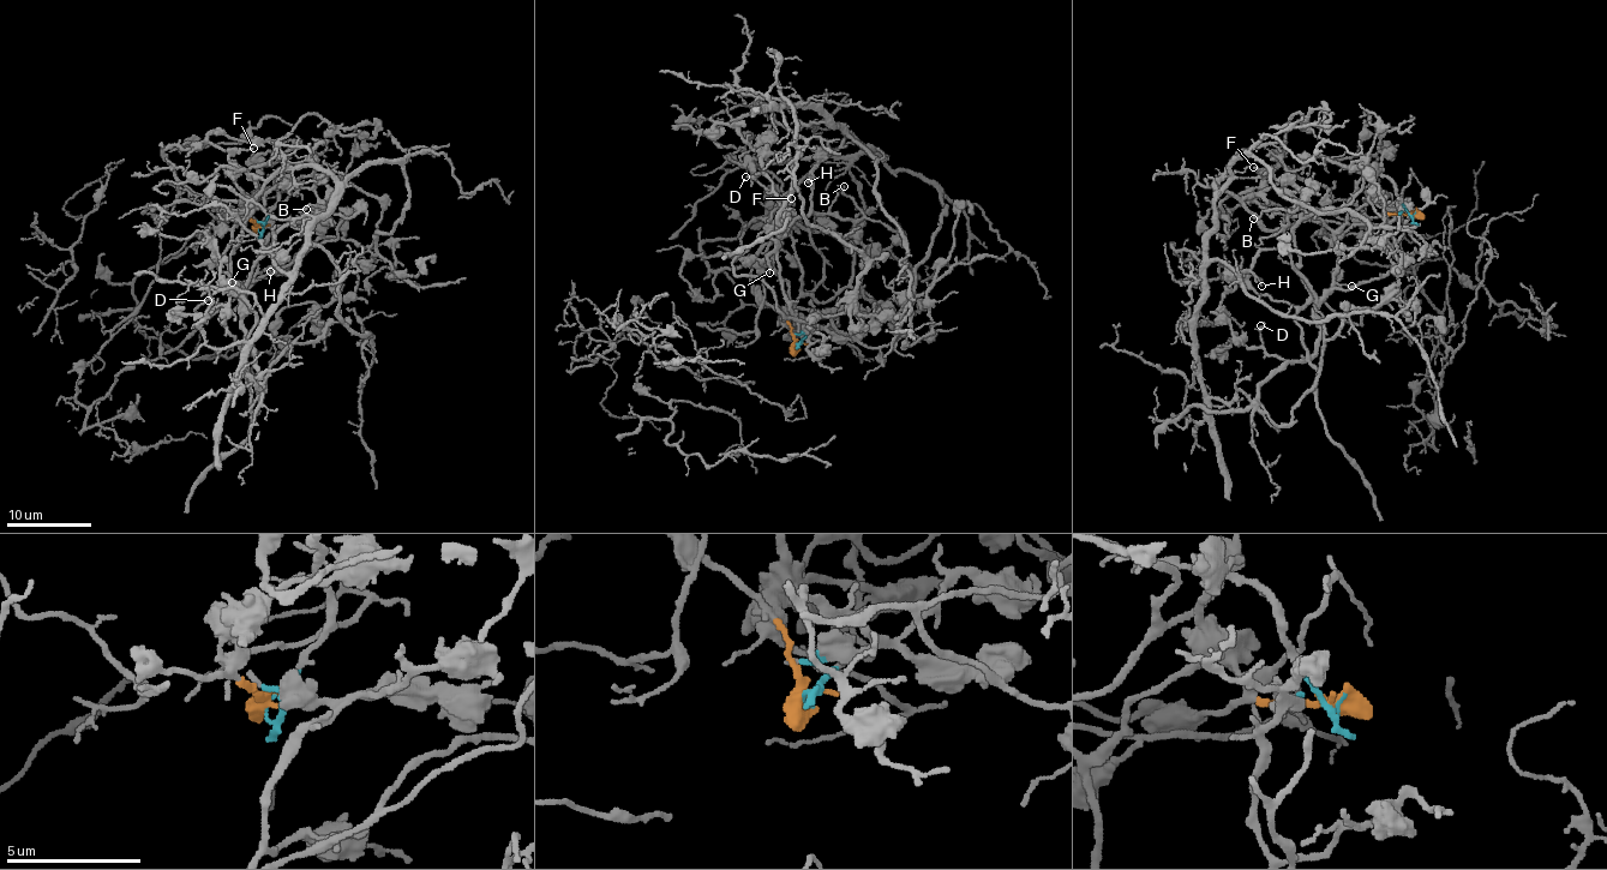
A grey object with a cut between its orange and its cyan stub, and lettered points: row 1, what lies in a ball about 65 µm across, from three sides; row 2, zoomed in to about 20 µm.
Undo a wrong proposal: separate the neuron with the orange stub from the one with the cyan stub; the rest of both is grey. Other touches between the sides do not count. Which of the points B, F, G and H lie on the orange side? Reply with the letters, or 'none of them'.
F

